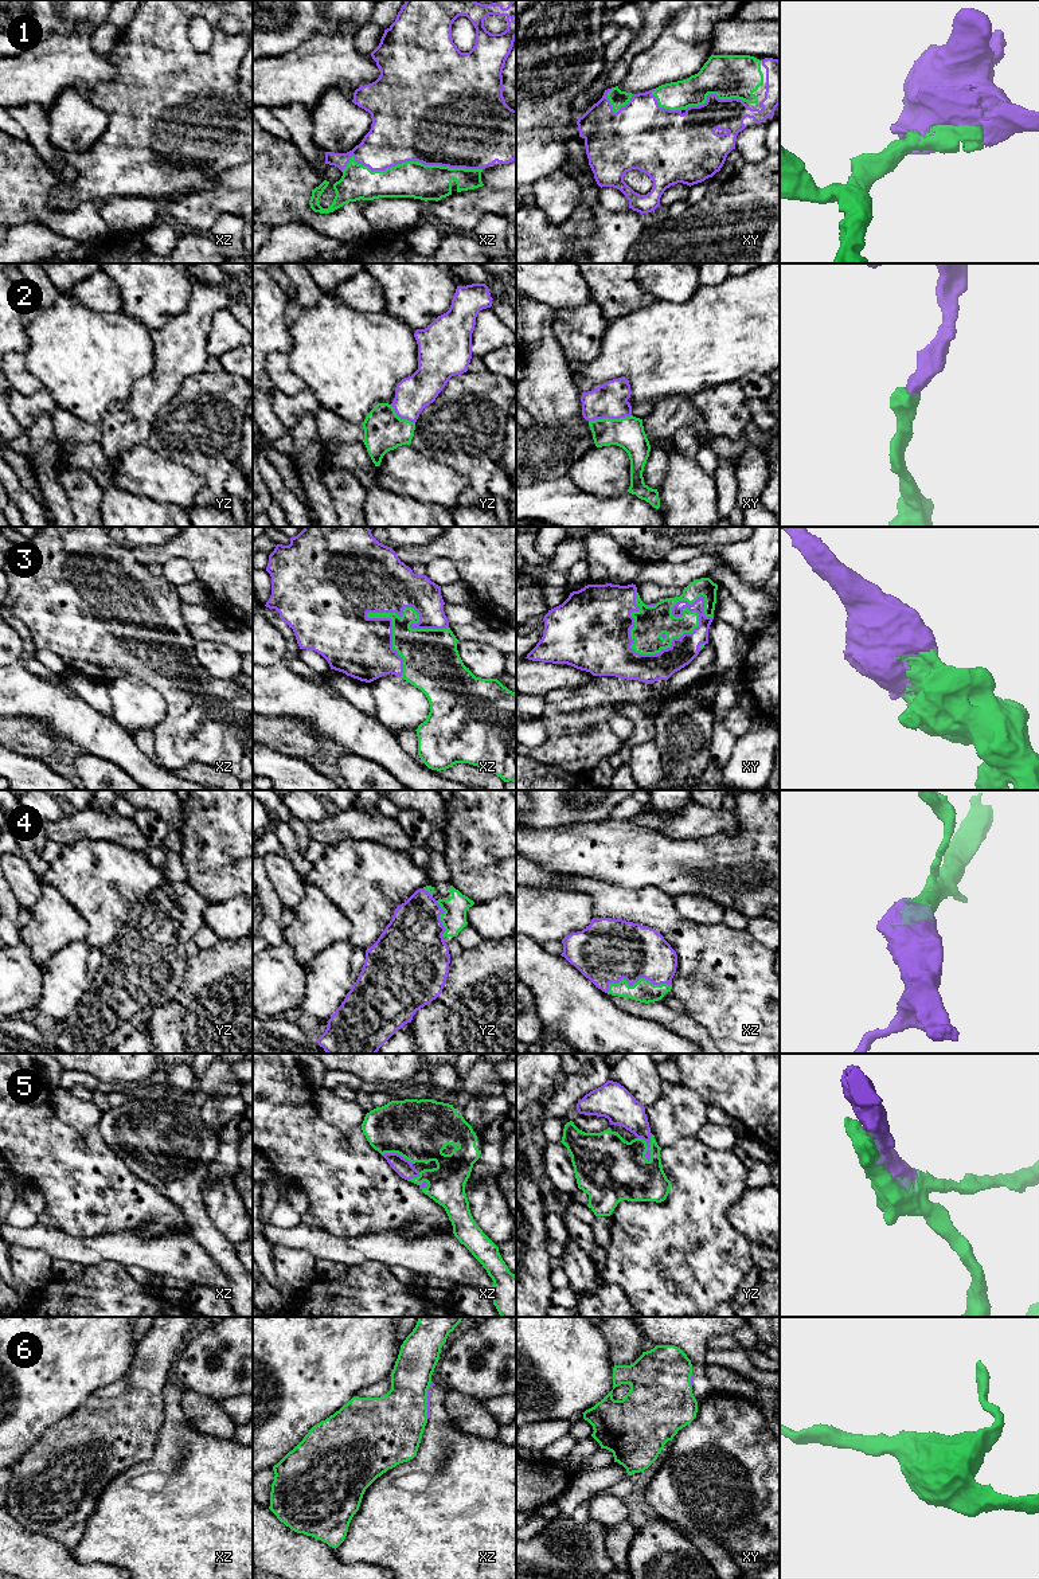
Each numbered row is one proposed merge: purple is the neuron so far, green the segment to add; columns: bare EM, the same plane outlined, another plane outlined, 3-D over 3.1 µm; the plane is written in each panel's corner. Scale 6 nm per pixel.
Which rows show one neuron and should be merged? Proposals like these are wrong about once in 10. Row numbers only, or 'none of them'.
1, 2, 3, 4, 5

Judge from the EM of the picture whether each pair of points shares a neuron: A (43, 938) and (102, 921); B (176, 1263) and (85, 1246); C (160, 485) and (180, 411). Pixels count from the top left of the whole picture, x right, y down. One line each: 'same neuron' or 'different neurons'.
A: different neurons
B: same neuron
C: different neurons

